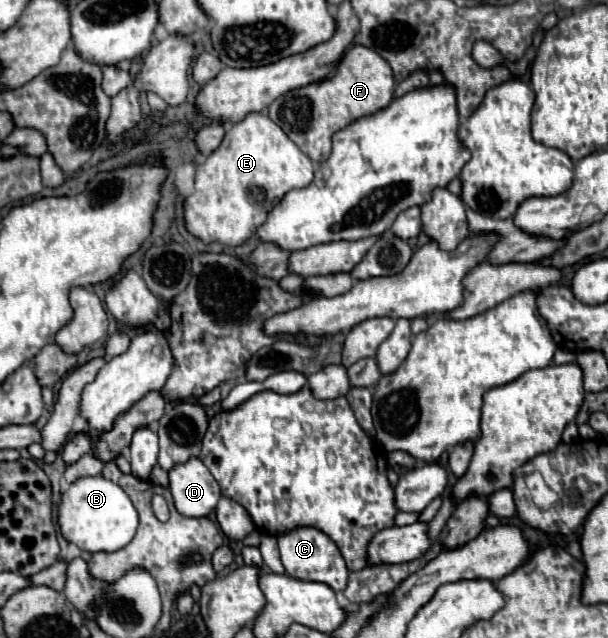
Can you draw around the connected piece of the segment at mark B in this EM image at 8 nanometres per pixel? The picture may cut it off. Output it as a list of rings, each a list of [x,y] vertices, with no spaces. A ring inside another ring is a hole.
[[[102,475],[82,477],[74,481],[62,495],[58,523],[66,541],[78,545],[82,551],[112,553],[126,547],[134,539],[138,529],[138,511],[120,485],[104,479]]]

